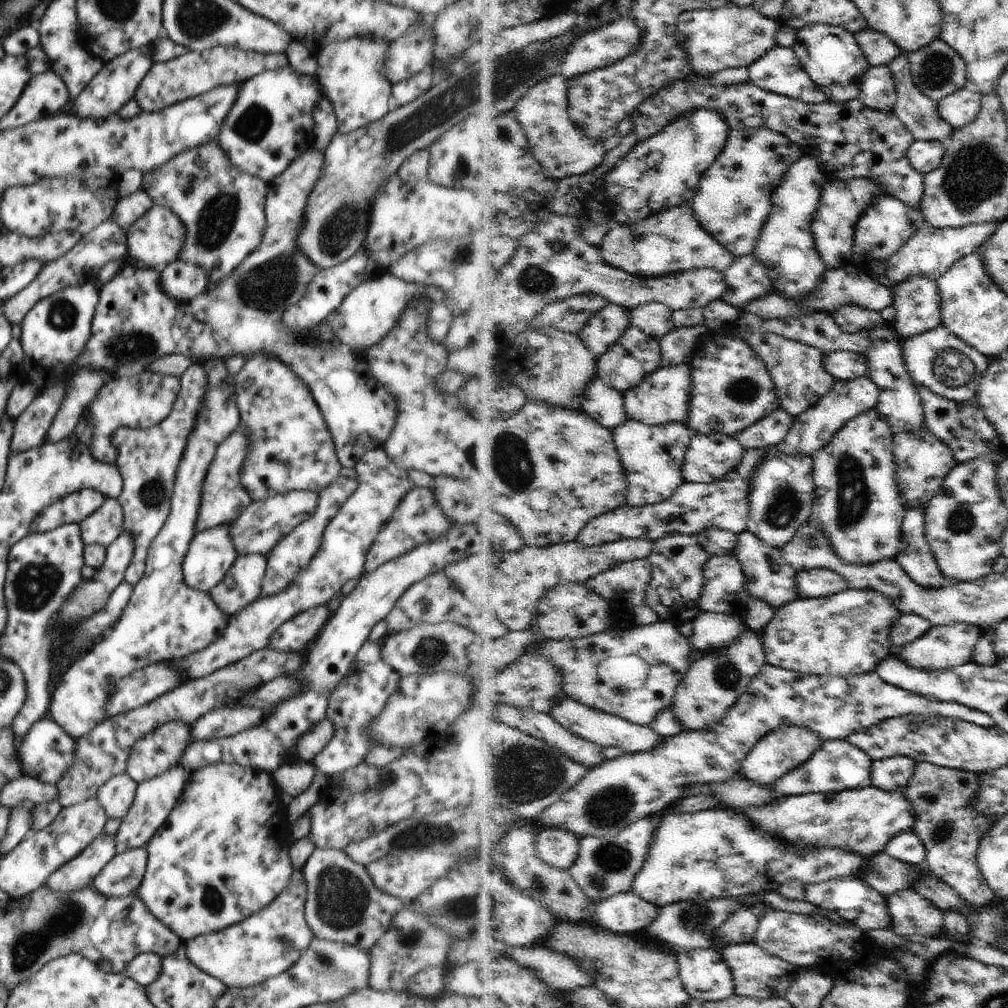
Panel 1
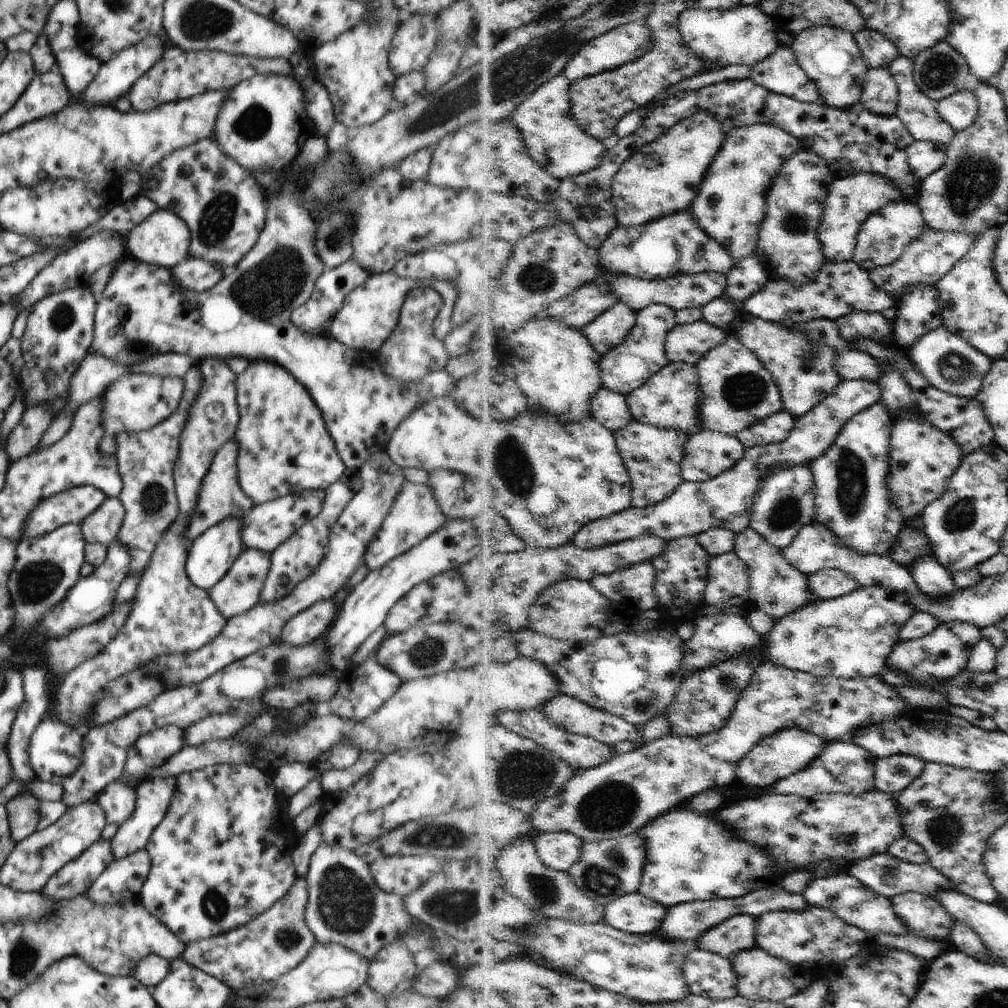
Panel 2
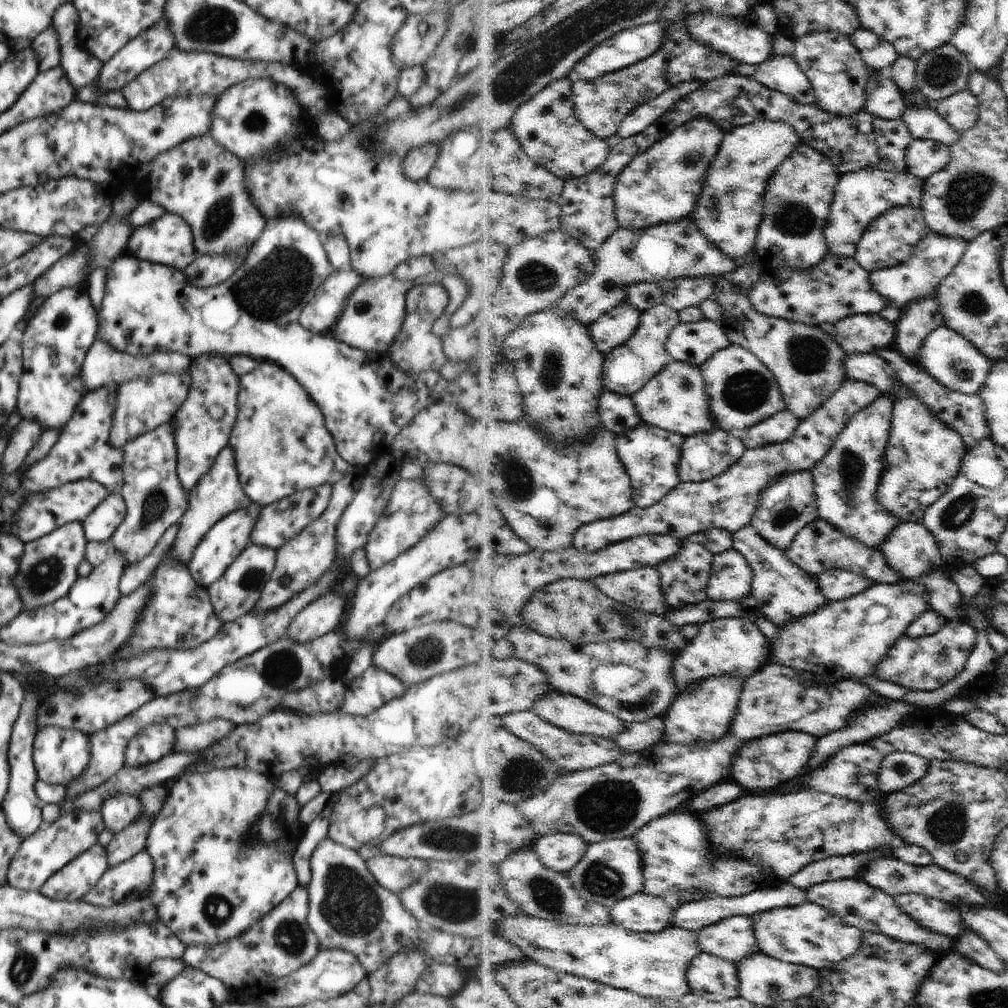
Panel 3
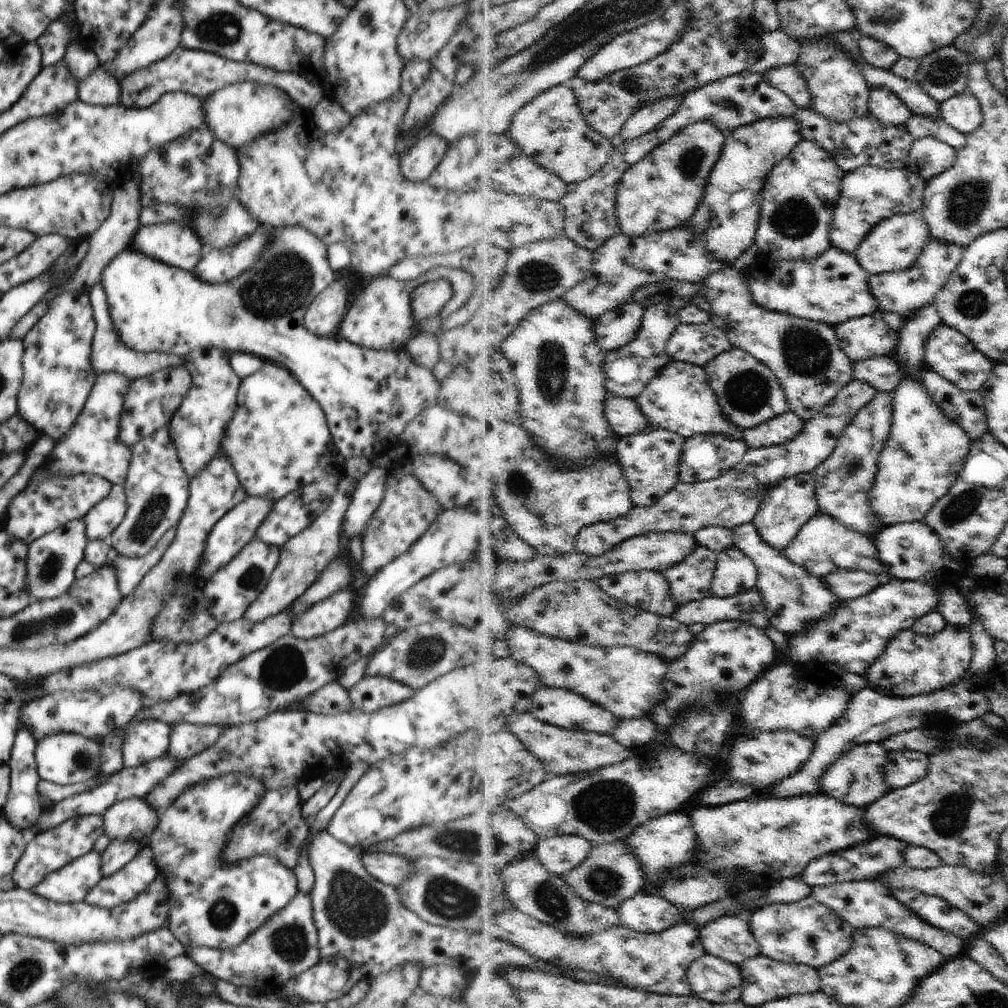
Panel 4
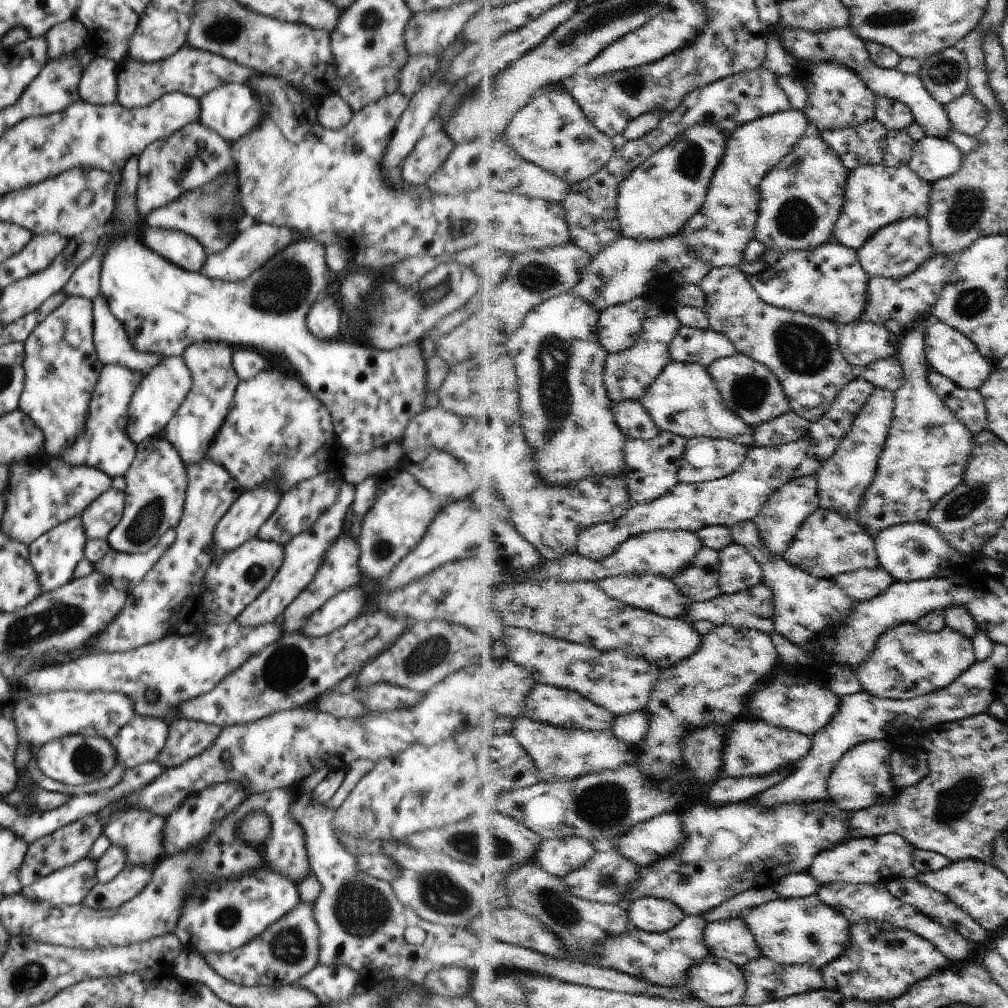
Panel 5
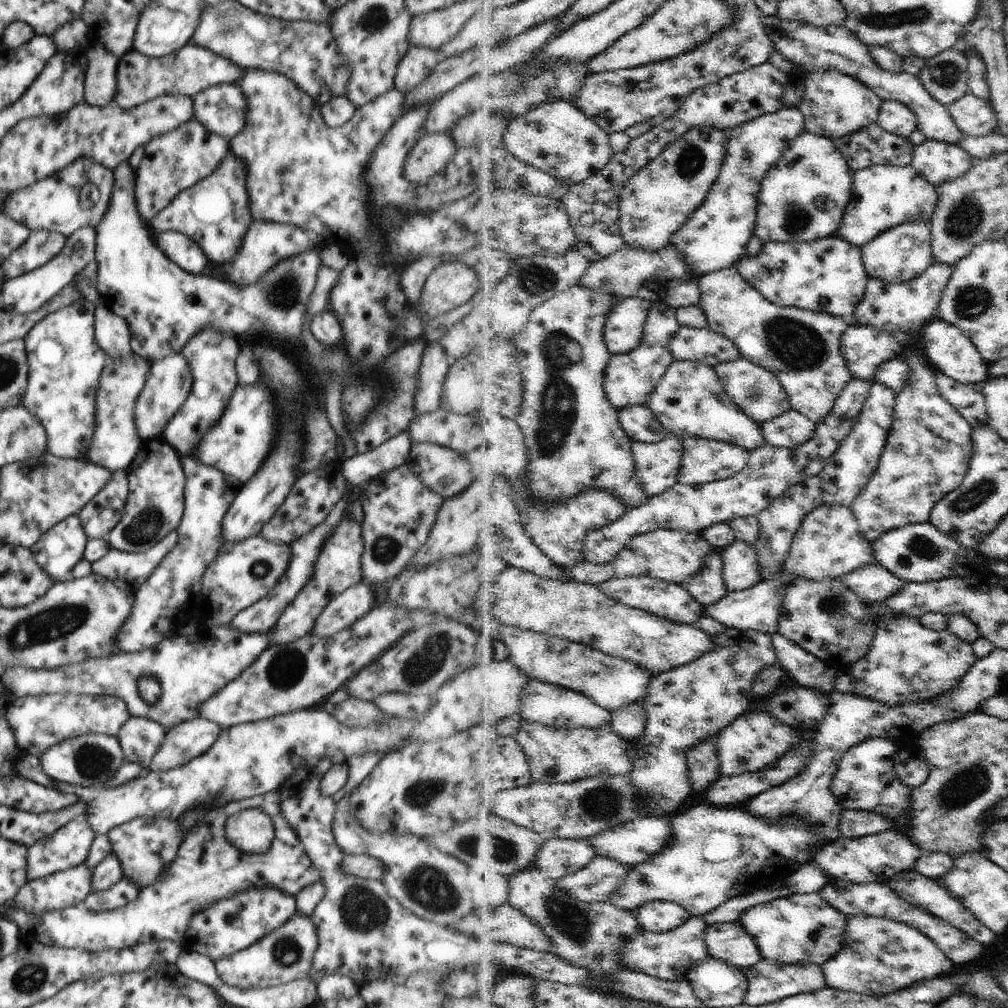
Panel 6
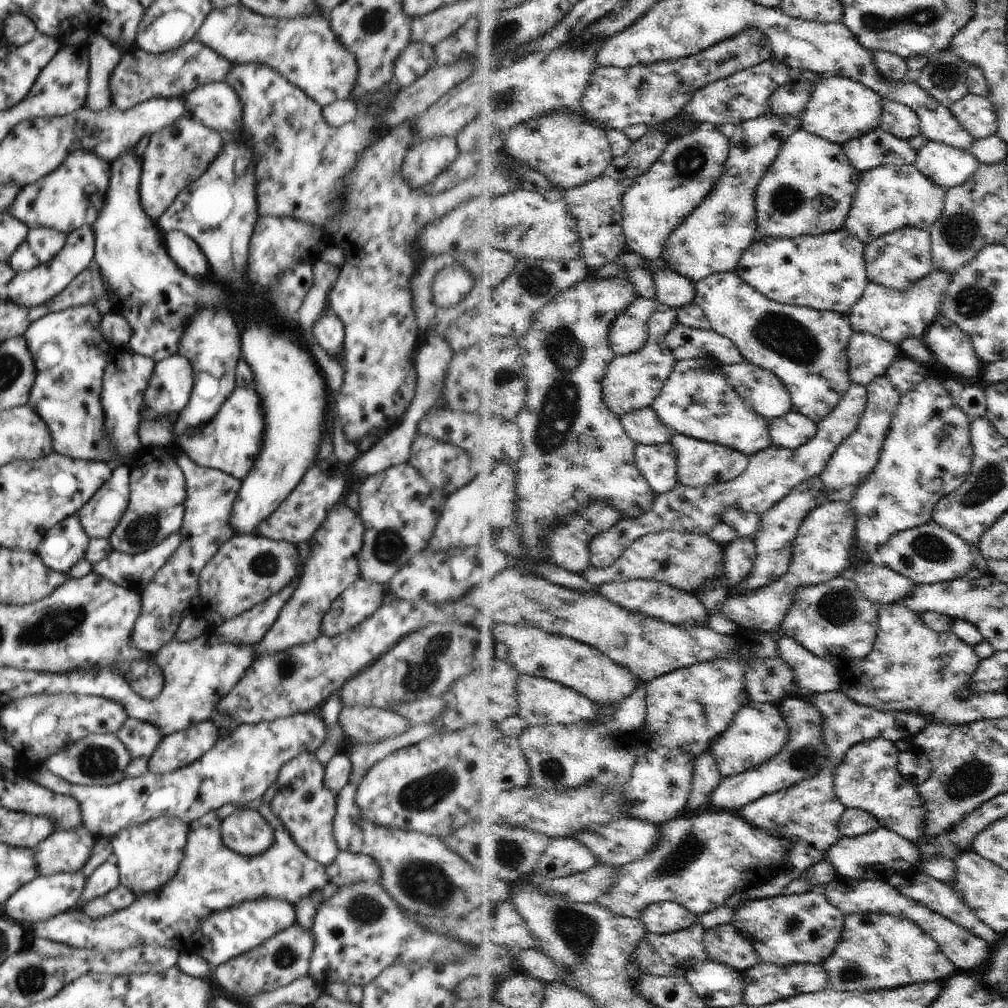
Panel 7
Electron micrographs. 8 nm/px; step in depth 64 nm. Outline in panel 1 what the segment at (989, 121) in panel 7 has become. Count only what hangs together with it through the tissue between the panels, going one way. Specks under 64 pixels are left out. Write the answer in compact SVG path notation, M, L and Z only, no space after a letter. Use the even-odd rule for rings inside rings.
M962 88L952 95L939 101L938 111L940 117L950 124L952 129L963 128L970 122L975 122L983 106L983 96L974 94Z

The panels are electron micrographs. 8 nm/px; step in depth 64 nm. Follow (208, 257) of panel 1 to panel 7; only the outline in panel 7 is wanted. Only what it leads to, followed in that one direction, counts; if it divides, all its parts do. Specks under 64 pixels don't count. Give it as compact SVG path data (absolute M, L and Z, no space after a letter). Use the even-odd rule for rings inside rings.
M188 115L178 118L172 126L166 126L149 137L149 144L142 158L144 170L140 176L140 190L138 190L146 216L154 222L158 220L178 194L210 168L210 164L220 154L222 146L224 146L224 138L216 130L206 128L204 124Z

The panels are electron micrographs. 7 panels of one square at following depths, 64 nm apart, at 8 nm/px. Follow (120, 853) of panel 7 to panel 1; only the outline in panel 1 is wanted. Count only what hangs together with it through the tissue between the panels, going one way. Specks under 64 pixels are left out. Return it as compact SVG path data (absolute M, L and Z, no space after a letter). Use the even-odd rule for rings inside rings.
M126 773L116 774L106 780L97 793L97 800L107 818L124 819L135 798L138 784Z

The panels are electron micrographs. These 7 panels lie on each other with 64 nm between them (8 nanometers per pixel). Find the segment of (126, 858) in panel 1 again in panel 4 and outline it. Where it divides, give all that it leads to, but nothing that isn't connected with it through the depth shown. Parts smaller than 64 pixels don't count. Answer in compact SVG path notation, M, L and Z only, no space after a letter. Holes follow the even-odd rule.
M150 848L140 849L139 853L118 872L102 877L86 895L88 904L111 909L119 904L130 902L157 877L158 866L153 860Z

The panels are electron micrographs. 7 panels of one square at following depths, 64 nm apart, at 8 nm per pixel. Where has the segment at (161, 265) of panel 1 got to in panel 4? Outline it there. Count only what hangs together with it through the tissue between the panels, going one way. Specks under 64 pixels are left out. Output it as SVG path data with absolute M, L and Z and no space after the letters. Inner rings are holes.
M180 223L140 226L131 248L190 272L203 257L198 238L194 230Z

